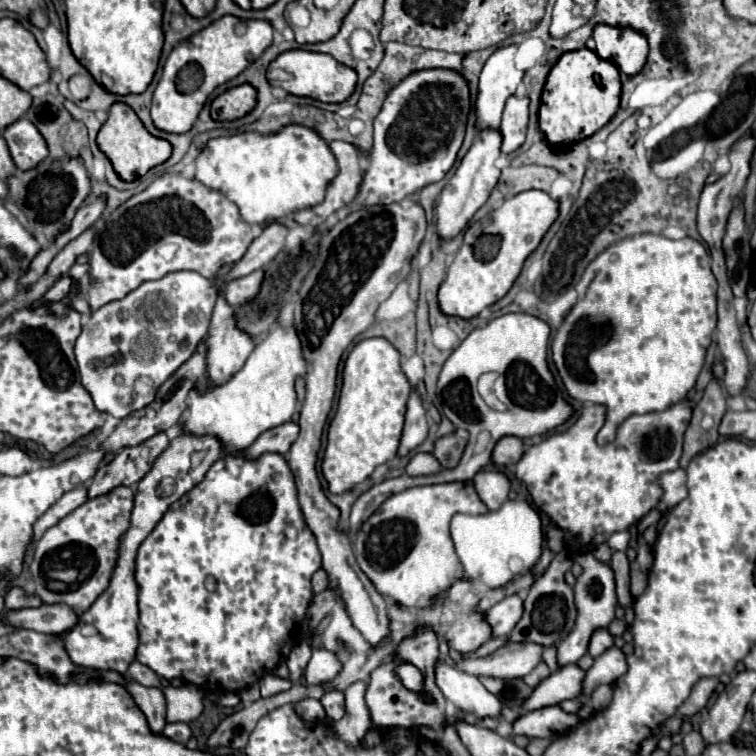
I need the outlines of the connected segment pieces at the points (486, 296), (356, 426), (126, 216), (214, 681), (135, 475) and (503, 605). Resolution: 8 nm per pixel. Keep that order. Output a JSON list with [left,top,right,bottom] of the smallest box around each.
[[438,190,558,320],[322,338,412,494],[90,172,252,310],[136,452,322,694],[88,434,170,498],[484,594,522,638]]

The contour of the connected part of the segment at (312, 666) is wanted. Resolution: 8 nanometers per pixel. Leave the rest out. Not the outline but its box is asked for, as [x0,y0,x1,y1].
[304,648,342,686]

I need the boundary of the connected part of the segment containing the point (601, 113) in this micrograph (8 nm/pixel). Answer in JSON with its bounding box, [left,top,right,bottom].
[538,48,620,150]

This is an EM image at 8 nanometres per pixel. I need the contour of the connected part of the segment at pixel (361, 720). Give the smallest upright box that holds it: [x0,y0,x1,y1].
[332,682,372,750]

